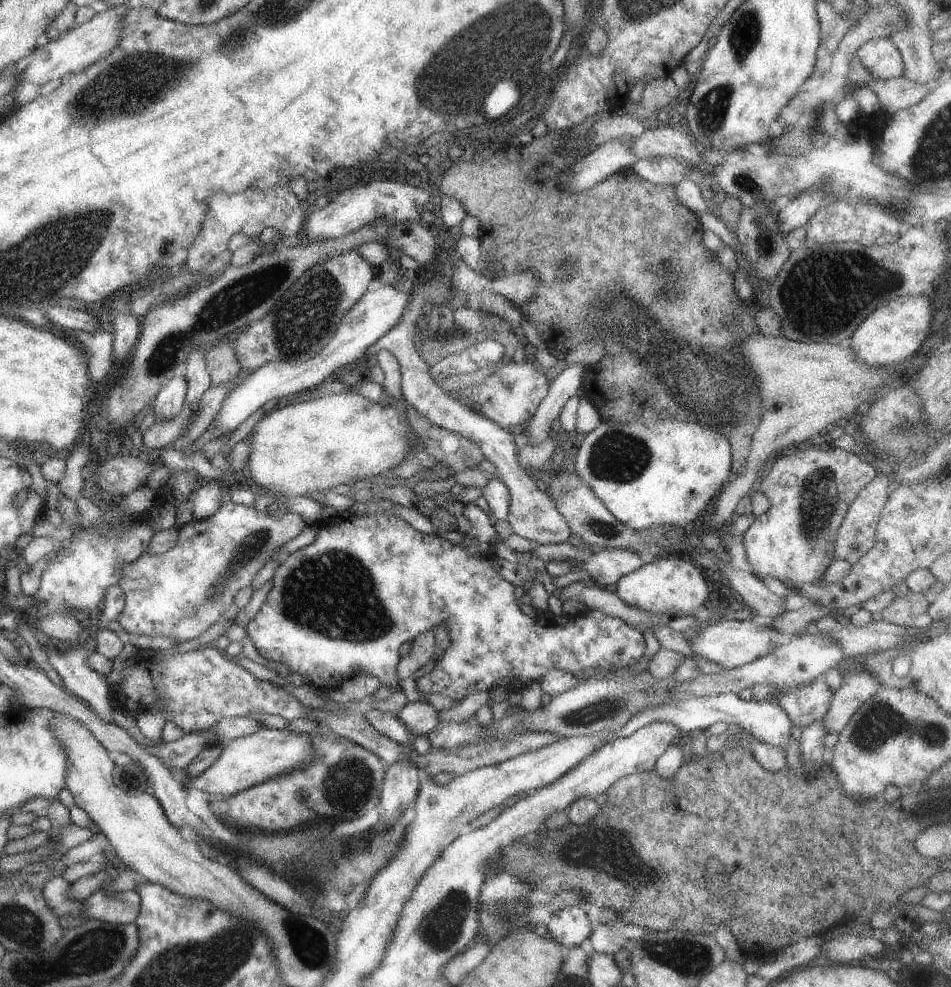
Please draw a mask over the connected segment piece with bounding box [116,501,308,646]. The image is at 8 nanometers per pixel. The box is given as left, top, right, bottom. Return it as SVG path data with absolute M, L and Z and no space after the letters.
M222 504L208 518L191 520L189 524L178 528L176 544L162 554L141 554L133 562L125 564L121 578L116 586L123 592L123 608L116 622L128 633L147 636L165 636L175 640L175 646L197 639L199 634L213 622L221 619L221 613L233 603L235 593L245 588L253 576L263 567L287 540L295 538L308 525L303 517L295 512L280 513L273 516L256 511L253 506Z

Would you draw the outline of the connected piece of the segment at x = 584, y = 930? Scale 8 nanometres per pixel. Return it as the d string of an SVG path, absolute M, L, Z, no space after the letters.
M565 906L555 910L545 926L548 938L571 949L578 947L591 935L591 924L583 910L576 906Z

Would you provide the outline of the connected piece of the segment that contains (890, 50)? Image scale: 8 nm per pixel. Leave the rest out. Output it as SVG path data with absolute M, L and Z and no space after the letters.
M873 38L863 42L854 53L875 80L889 80L903 72L902 59L890 38Z

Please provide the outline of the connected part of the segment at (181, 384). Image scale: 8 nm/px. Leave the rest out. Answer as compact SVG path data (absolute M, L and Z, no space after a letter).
M175 376L167 380L165 386L161 386L151 403L156 420L173 418L181 410L185 401L186 386L184 376Z

